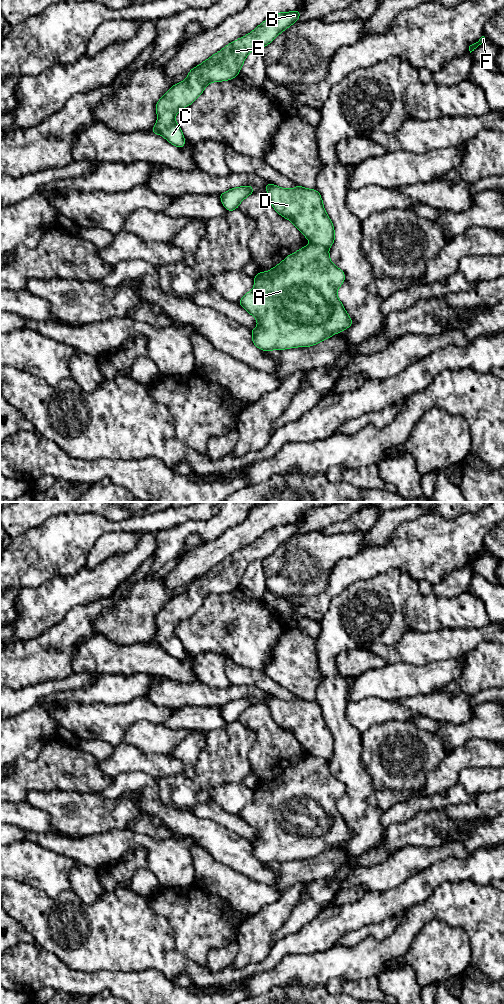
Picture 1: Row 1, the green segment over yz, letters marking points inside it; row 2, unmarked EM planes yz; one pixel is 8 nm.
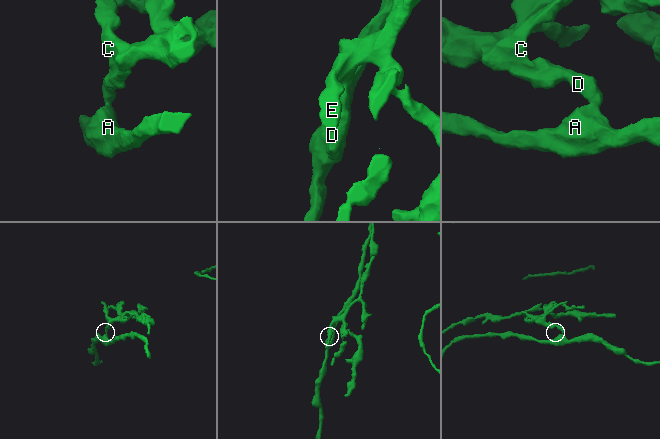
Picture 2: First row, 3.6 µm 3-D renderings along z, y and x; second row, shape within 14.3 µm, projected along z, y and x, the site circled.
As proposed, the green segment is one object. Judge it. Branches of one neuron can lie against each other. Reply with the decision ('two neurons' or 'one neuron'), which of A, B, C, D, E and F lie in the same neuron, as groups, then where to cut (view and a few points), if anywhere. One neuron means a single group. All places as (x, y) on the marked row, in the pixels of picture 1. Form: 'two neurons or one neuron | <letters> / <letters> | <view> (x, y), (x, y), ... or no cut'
two neurons | A / B C D E F | yz (310, 242), (322, 245), (327, 249)

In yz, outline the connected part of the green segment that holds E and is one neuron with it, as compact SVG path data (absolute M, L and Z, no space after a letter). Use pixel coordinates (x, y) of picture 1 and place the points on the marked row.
M300 11L281 12L267 18L251 33L226 45L200 65L190 70L187 78L173 85L157 102L157 121L152 133L183 148L185 138L175 121L177 113L191 105L211 82L227 81L239 75L247 55L271 43L300 17Z

